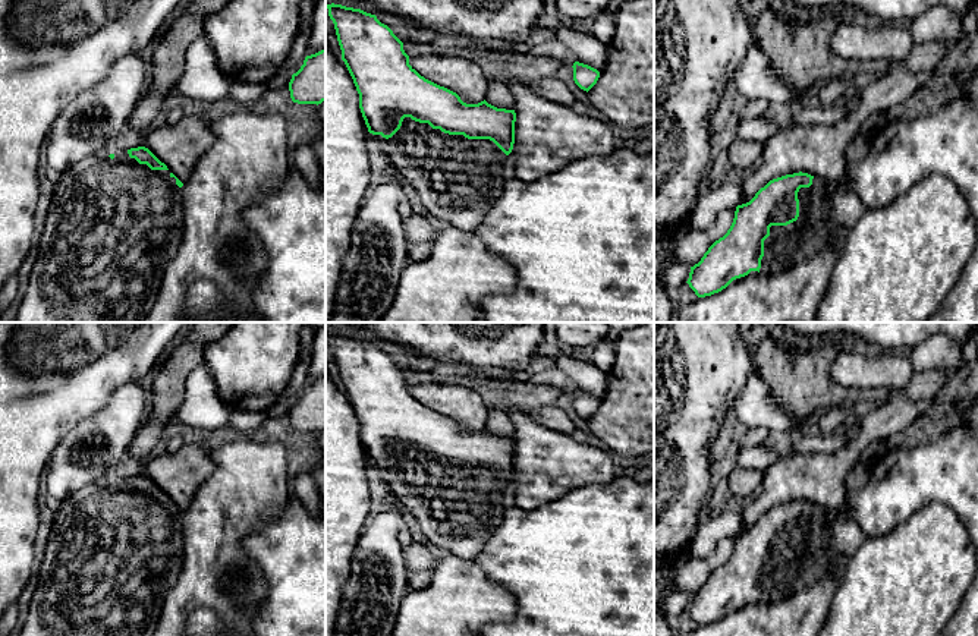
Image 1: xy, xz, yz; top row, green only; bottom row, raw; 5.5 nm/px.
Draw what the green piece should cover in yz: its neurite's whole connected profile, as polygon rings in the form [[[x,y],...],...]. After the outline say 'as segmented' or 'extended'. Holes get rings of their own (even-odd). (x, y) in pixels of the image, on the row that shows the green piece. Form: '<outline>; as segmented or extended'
[[[799,171],[770,180],[749,202],[736,207],[730,229],[691,267],[686,283],[698,297],[705,297],[751,271],[784,271],[826,249],[836,236],[840,245],[845,232],[834,220],[831,198],[830,188],[808,173]]]; extended

